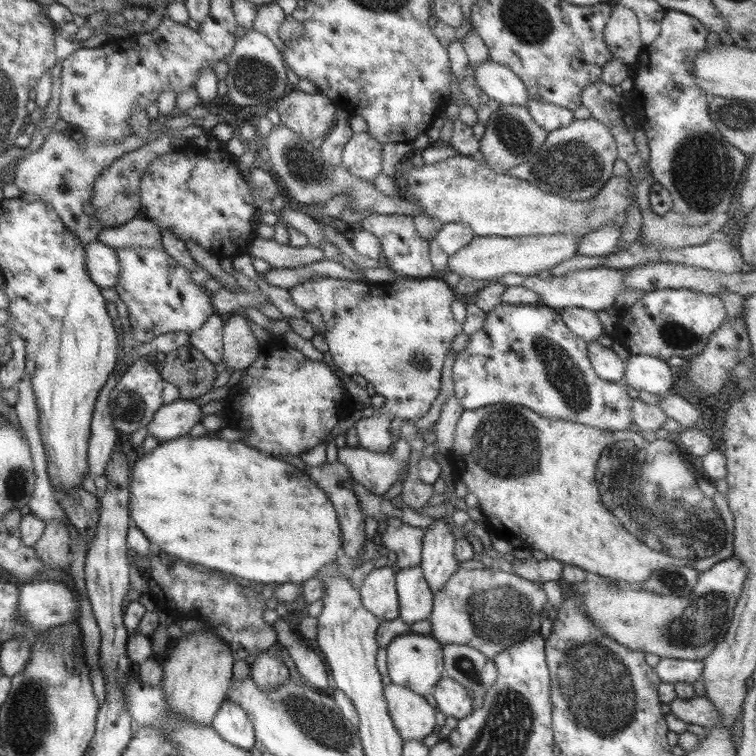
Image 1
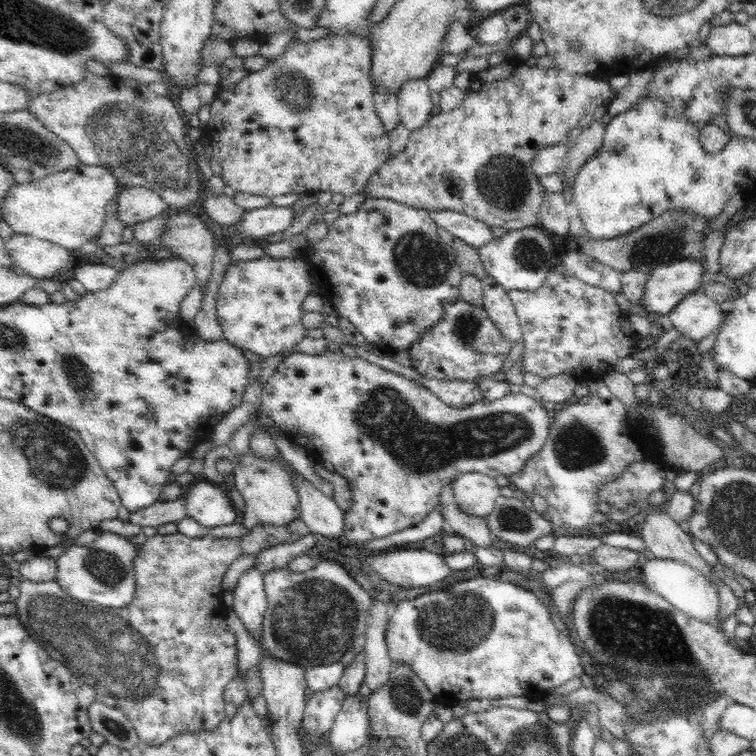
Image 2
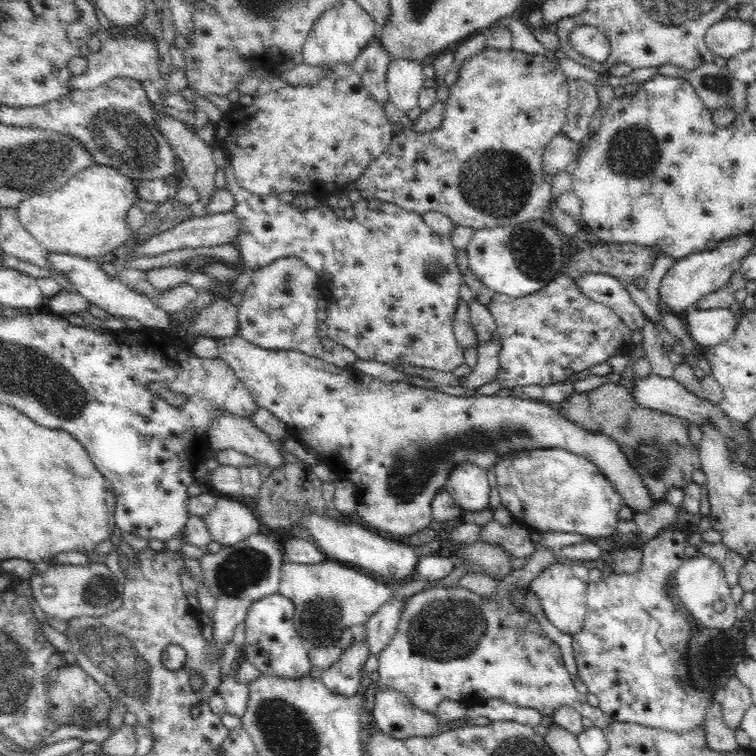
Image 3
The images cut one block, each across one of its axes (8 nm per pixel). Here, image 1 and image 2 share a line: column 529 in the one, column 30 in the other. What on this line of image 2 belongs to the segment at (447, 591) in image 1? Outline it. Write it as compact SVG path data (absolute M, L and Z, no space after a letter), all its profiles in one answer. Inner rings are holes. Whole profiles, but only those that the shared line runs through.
M180 532L174 534L158 534L147 537L143 544L139 545L136 558L134 558L134 596L124 608L110 612L106 607L98 605L86 604L84 602L73 599L68 593L64 592L54 580L50 582L32 582L31 580L21 579L19 584L19 598L16 602L18 607L18 618L28 630L30 636L57 661L65 663L68 668L77 676L82 676L82 680L86 683L93 683L93 687L98 692L98 700L110 701L118 707L136 727L141 742L145 746L162 746L166 742L170 742L174 736L178 734L190 734L190 732L202 732L214 730L224 718L227 717L224 710L224 699L222 693L229 682L235 678L236 672L236 639L235 636L227 629L226 612L216 612L216 607L223 602L222 595L225 590L222 587L224 574L233 564L235 560L244 556L242 549L242 539L234 538L214 538L214 536L205 536L204 538L188 538Z

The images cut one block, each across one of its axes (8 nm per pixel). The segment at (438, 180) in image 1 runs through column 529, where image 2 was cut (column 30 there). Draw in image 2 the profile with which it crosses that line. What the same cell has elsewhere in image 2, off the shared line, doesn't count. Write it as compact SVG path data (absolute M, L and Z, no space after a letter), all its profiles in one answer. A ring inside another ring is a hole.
M80 163L63 171L50 172L40 182L13 185L2 200L2 219L18 234L30 234L40 240L53 242L73 254L100 236L104 228L106 206L116 200L118 190L120 184L111 169Z

